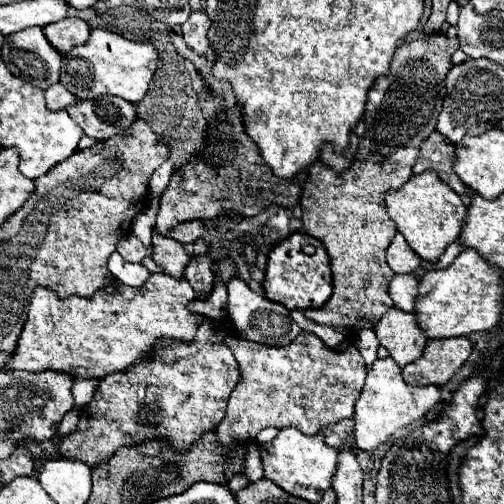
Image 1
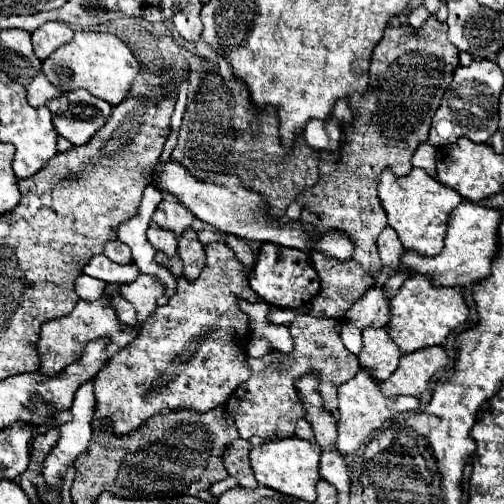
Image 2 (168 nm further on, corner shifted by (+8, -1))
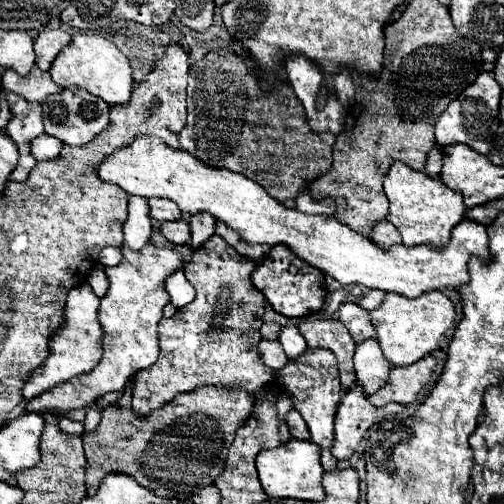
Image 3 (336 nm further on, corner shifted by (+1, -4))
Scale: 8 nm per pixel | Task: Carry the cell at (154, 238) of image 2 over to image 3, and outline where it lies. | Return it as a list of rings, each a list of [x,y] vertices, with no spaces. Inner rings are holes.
[[[177,219],[177,221],[167,221],[161,225],[161,233],[169,243],[175,245],[185,245],[189,243],[189,223],[185,219]]]

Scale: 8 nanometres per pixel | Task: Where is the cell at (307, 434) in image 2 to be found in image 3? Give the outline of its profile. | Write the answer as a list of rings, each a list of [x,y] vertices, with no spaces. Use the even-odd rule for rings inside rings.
[[[291,409],[291,411],[285,415],[285,425],[289,427],[291,437],[295,437],[295,439],[309,439],[309,429],[307,429],[303,417],[301,417],[295,409]]]

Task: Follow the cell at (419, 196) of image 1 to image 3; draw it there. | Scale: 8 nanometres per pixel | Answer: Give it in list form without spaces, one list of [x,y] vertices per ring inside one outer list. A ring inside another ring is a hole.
[[[395,161],[385,177],[383,191],[389,199],[389,213],[387,219],[399,229],[403,237],[403,245],[445,245],[451,237],[453,227],[465,217],[465,203],[463,195],[443,185],[439,179],[429,177],[423,171],[409,169],[405,163]]]

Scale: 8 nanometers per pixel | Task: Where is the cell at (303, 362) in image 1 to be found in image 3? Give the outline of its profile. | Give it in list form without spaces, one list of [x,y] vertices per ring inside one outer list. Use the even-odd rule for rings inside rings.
[[[305,319],[299,323],[299,331],[307,333],[307,345],[311,349],[323,347],[331,349],[339,361],[341,371],[341,385],[349,389],[355,383],[355,371],[351,365],[351,357],[355,351],[355,341],[349,335],[347,327],[341,321],[321,321],[321,319]]]

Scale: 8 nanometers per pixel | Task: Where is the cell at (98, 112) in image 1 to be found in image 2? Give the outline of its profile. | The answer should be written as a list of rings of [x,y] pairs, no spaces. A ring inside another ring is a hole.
[[[72,90],[72,92],[66,92],[60,98],[48,102],[48,110],[52,112],[52,120],[54,120],[58,134],[68,138],[70,142],[74,142],[74,146],[80,146],[80,144],[86,144],[106,124],[106,120],[112,112],[112,106],[106,100],[100,100],[86,90]]]

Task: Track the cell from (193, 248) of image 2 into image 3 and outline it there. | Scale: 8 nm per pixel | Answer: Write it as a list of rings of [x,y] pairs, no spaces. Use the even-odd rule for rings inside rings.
[[[205,211],[191,215],[189,225],[191,225],[191,249],[193,251],[215,233],[215,217],[211,217],[211,213],[205,213]]]

